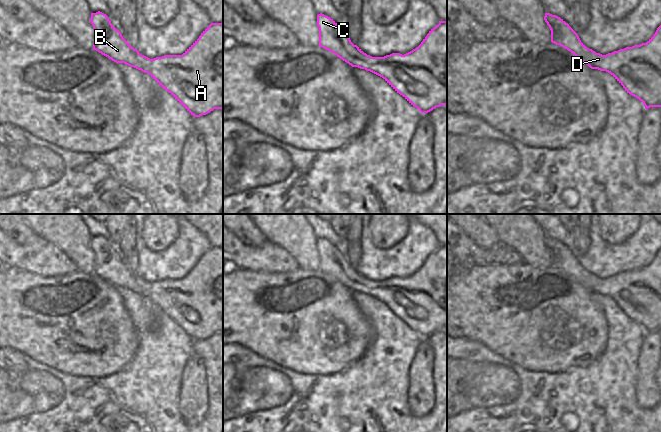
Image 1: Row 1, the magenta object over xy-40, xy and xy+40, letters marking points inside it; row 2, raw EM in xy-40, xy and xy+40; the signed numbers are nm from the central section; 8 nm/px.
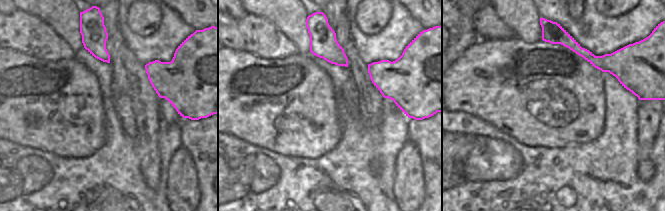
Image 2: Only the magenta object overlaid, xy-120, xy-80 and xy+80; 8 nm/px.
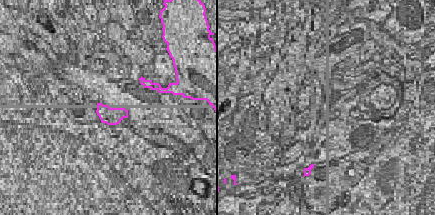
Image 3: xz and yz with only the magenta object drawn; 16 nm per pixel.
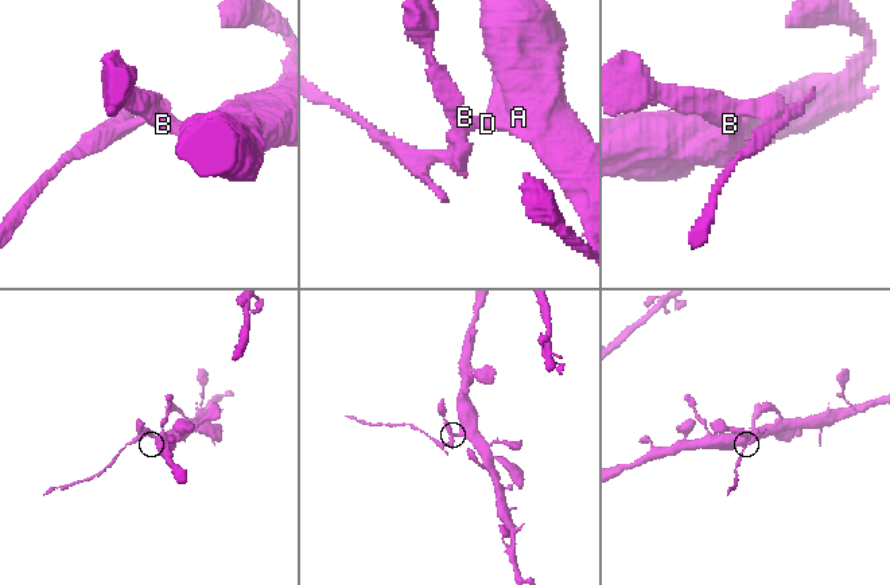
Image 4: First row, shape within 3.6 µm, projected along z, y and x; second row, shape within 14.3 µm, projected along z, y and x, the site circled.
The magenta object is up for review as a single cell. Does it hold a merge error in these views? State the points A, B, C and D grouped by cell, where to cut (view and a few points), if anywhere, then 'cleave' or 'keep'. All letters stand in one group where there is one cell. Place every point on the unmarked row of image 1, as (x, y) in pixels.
A D / B C; cut in xy+40 along (587, 272), (589, 278), (585, 282), (589, 287), (588, 289); cleave

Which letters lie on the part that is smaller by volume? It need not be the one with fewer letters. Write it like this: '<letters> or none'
B, C

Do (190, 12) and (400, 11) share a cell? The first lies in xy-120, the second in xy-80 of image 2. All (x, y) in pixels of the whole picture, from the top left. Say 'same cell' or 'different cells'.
different cells

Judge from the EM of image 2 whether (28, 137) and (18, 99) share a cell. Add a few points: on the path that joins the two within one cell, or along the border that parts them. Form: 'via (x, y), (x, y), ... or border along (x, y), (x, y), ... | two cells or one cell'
via (27, 128), (22, 119), (22, 108) | one cell

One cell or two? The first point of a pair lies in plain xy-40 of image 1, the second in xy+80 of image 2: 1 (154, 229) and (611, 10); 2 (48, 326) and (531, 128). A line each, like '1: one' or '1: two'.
1: one
2: one

